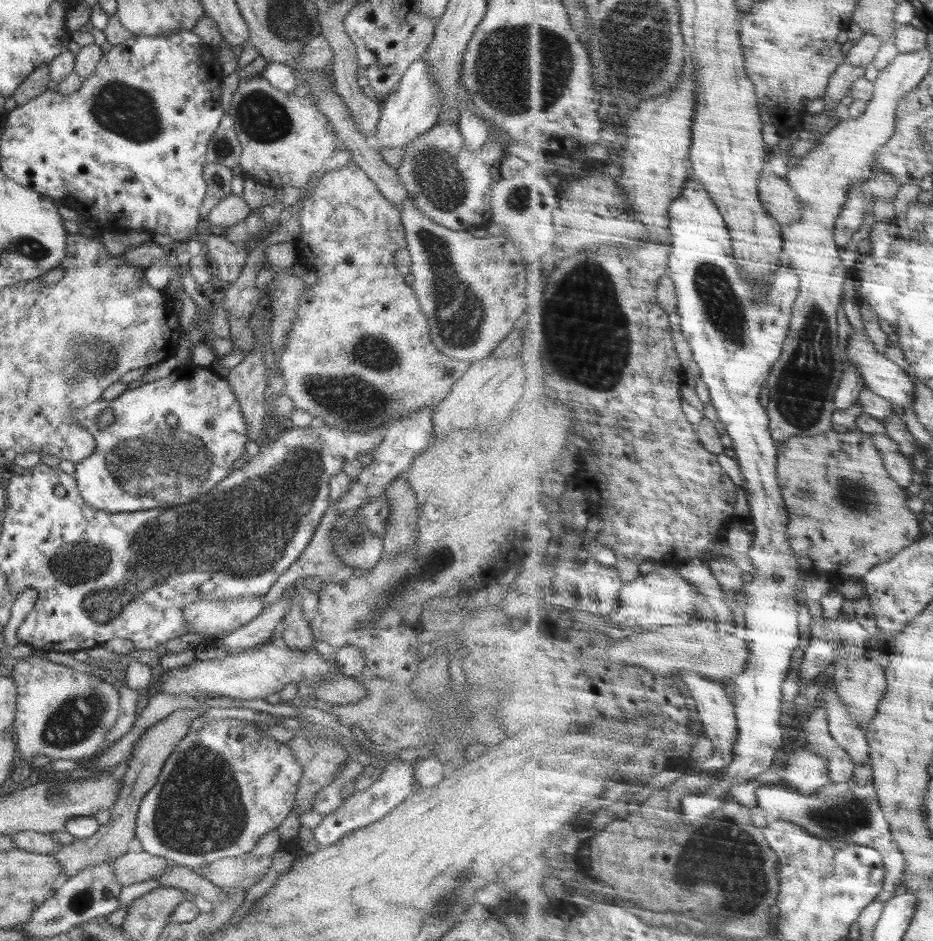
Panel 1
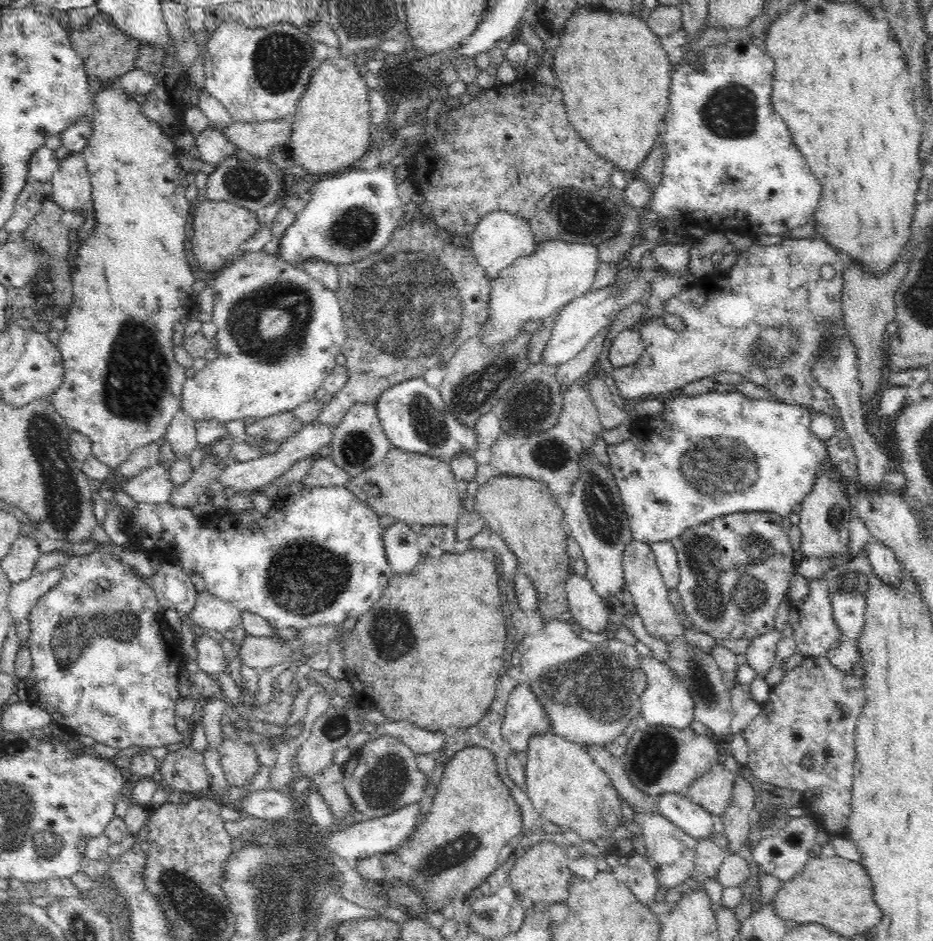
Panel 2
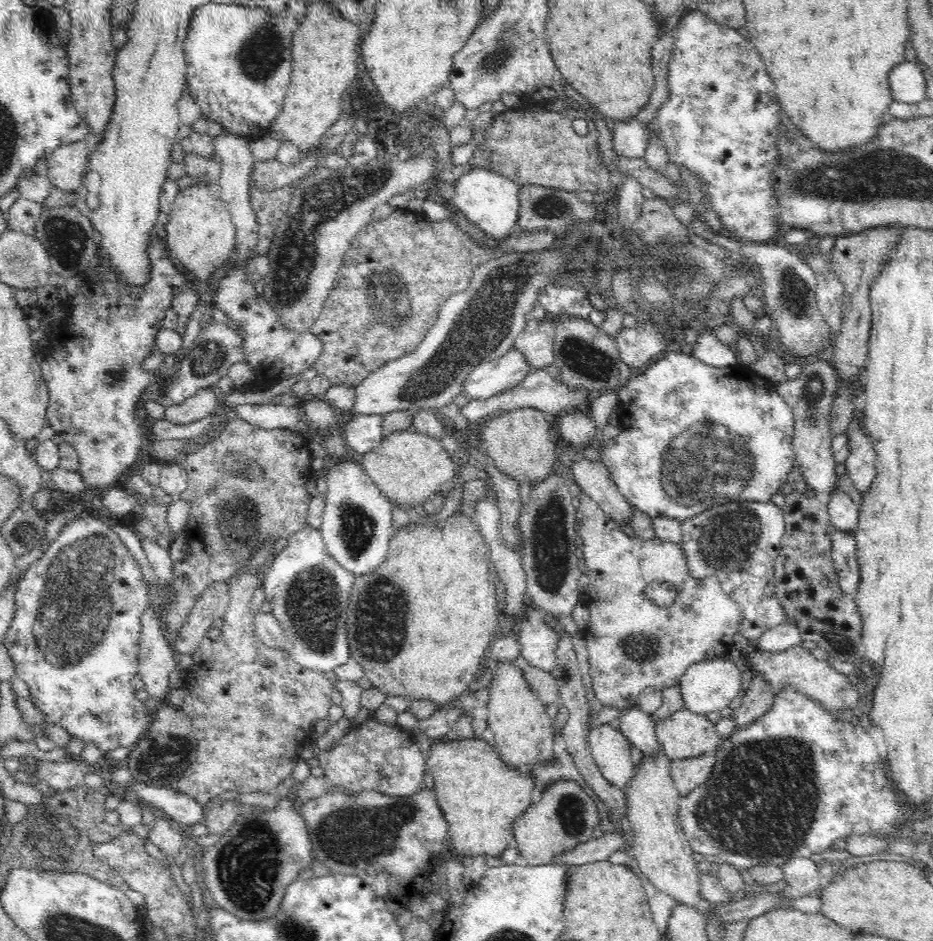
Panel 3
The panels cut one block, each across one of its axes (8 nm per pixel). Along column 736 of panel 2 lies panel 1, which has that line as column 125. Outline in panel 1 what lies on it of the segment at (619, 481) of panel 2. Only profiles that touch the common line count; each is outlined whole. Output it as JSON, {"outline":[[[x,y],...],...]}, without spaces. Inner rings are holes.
{"outline":[[[192,362],[176,367],[166,378],[153,380],[152,382],[144,383],[142,386],[134,390],[127,390],[118,398],[113,400],[100,399],[93,402],[84,408],[79,408],[73,412],[73,420],[82,428],[85,428],[95,440],[94,452],[75,464],[75,476],[79,495],[96,510],[106,512],[136,512],[150,510],[150,508],[170,508],[170,506],[178,506],[178,504],[186,504],[200,498],[203,494],[211,491],[221,480],[224,480],[234,469],[234,462],[241,458],[242,454],[246,453],[246,444],[249,438],[247,435],[247,425],[238,404],[232,393],[232,387],[228,383],[226,377],[220,374],[213,374],[206,367],[194,365]],[[104,408],[112,408],[114,419],[108,426],[103,428],[98,427],[96,419],[104,412]]]}

